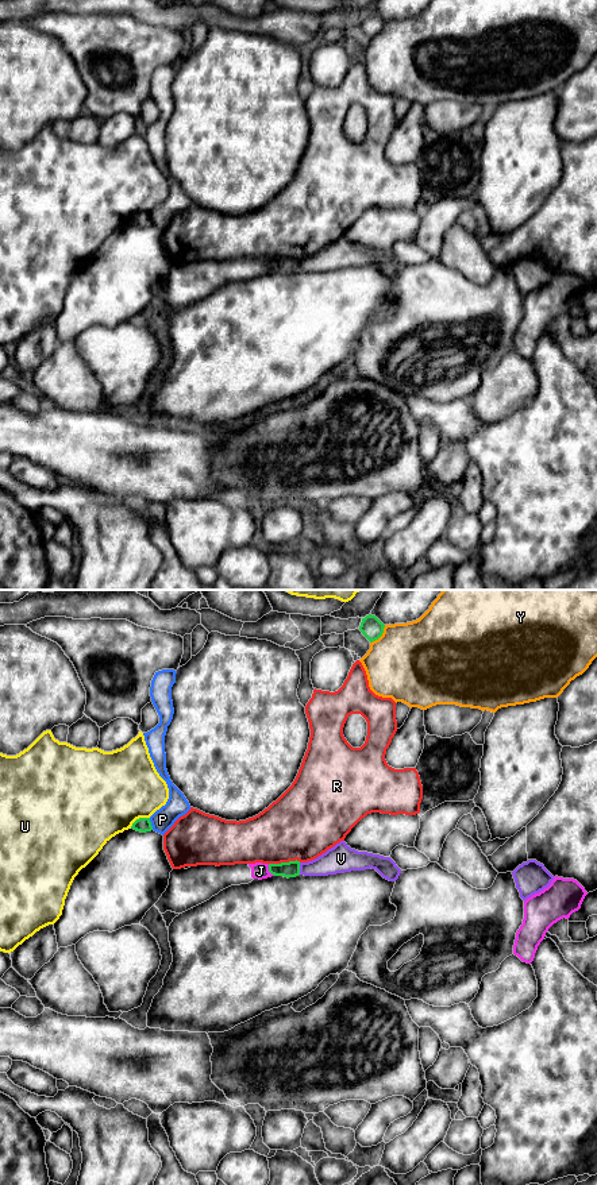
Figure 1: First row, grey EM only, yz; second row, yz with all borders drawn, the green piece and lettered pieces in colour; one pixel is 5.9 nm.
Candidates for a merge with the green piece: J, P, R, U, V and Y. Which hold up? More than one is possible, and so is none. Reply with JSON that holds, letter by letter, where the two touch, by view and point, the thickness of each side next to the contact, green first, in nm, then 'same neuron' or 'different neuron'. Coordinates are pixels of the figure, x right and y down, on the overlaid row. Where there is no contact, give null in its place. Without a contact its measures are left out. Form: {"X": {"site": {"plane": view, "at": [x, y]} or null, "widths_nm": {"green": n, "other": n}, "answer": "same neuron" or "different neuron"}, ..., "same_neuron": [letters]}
{"J": {"site": {"plane": "yz", "at": [269, 871]}, "widths_nm": {"green": 100, "other": 100}, "answer": "different neuron"}, "P": {"site": {"plane": "yz", "at": [150, 823]}, "widths_nm": {"green": 90, "other": 140}, "answer": "different neuron"}, "R": {"site": {"plane": "yz", "at": [284, 863]}, "widths_nm": {"green": 100, "other": 420}, "answer": "different neuron"}, "U": {"site": {"plane": "yz", "at": [138, 819]}, "widths_nm": {"green": 90, "other": 480}, "answer": "different neuron"}, "V": {"site": {"plane": "yz", "at": [299, 868]}, "widths_nm": {"green": 100, "other": 160}, "answer": "different neuron"}, "Y": {"site": {"plane": "yz", "at": [380, 636]}, "widths_nm": {"green": 140, "other": 480}, "answer": "different neuron"}, "same_neuron": []}

